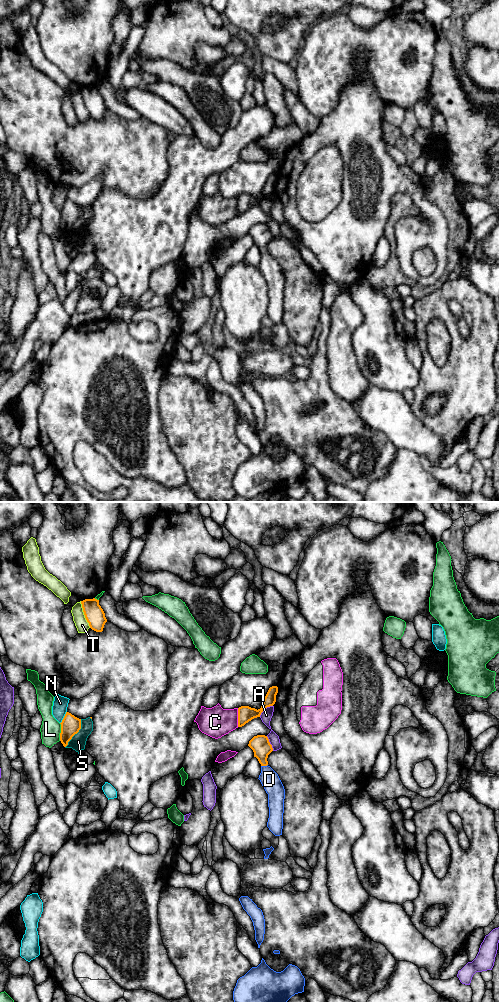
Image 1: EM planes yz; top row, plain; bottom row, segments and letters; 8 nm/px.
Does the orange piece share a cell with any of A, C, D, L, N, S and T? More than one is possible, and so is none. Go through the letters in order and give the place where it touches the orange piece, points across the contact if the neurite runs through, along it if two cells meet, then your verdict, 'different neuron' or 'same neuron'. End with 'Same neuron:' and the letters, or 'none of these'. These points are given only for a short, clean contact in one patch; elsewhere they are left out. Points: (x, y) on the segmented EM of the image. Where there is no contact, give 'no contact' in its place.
A: yz (264, 708) | different neuron
C: yz (238, 717) | different neuron
D: yz (264, 765) | across yz (260, 744), (264, 765), (269, 779) | same neuron
L: yz (61, 732) | different neuron
N: yz (64, 717) | different neuron
S: yz (76, 733) | different neuron
T: yz (84, 614) | different neuron
Same neuron: D

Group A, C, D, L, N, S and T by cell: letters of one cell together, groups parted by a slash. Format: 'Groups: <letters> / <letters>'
Groups: A / C / D / L / N / S / T

